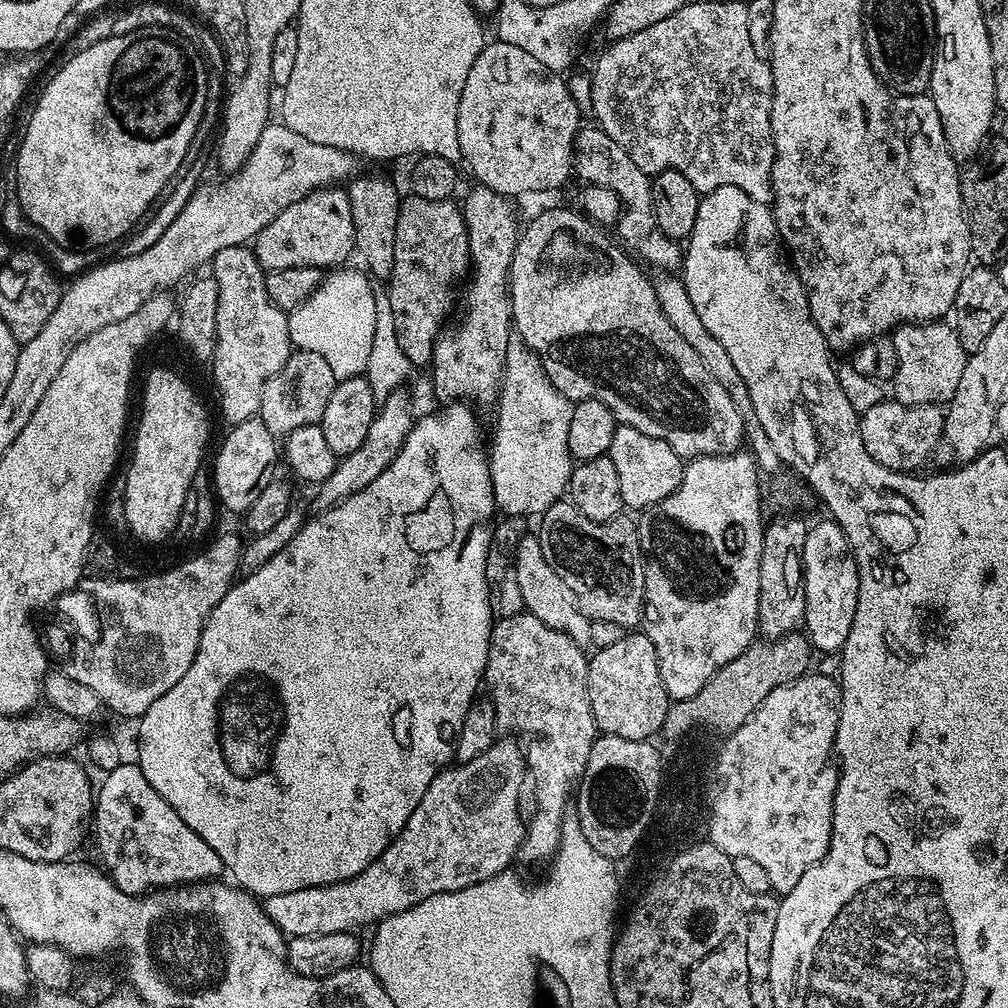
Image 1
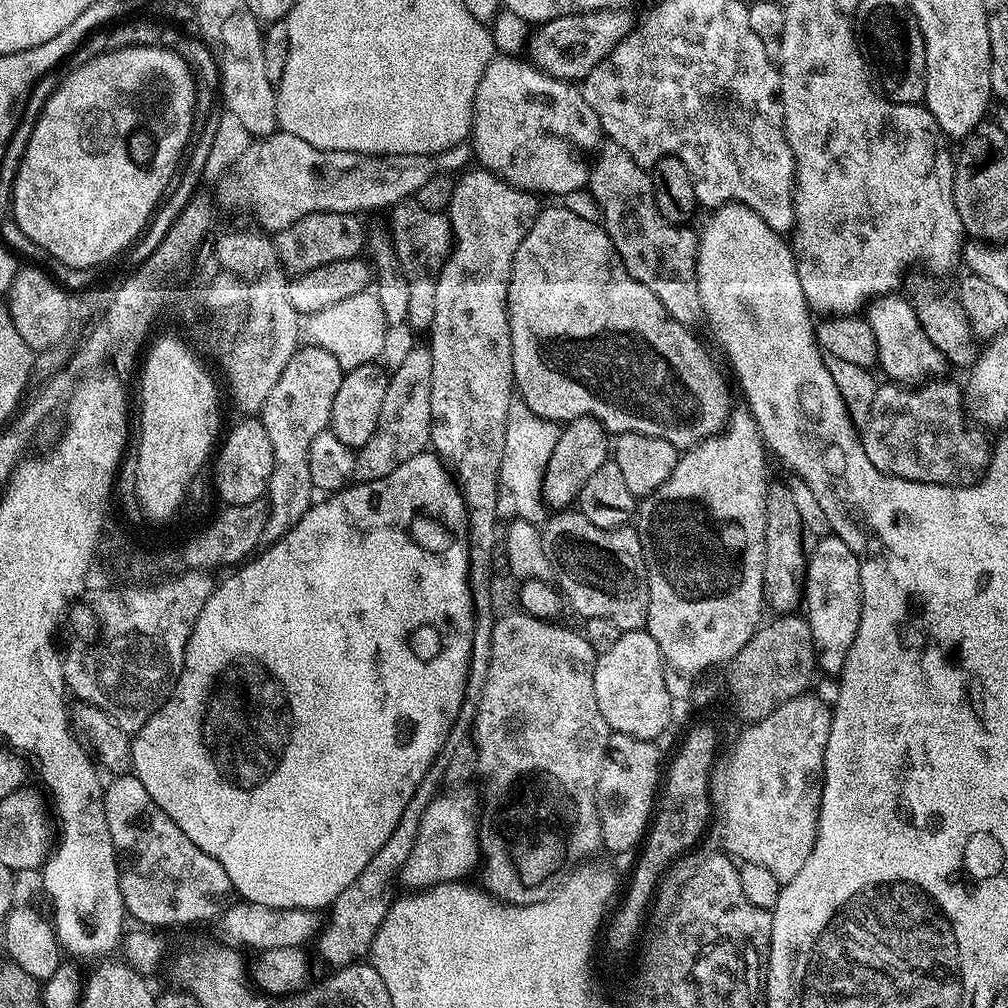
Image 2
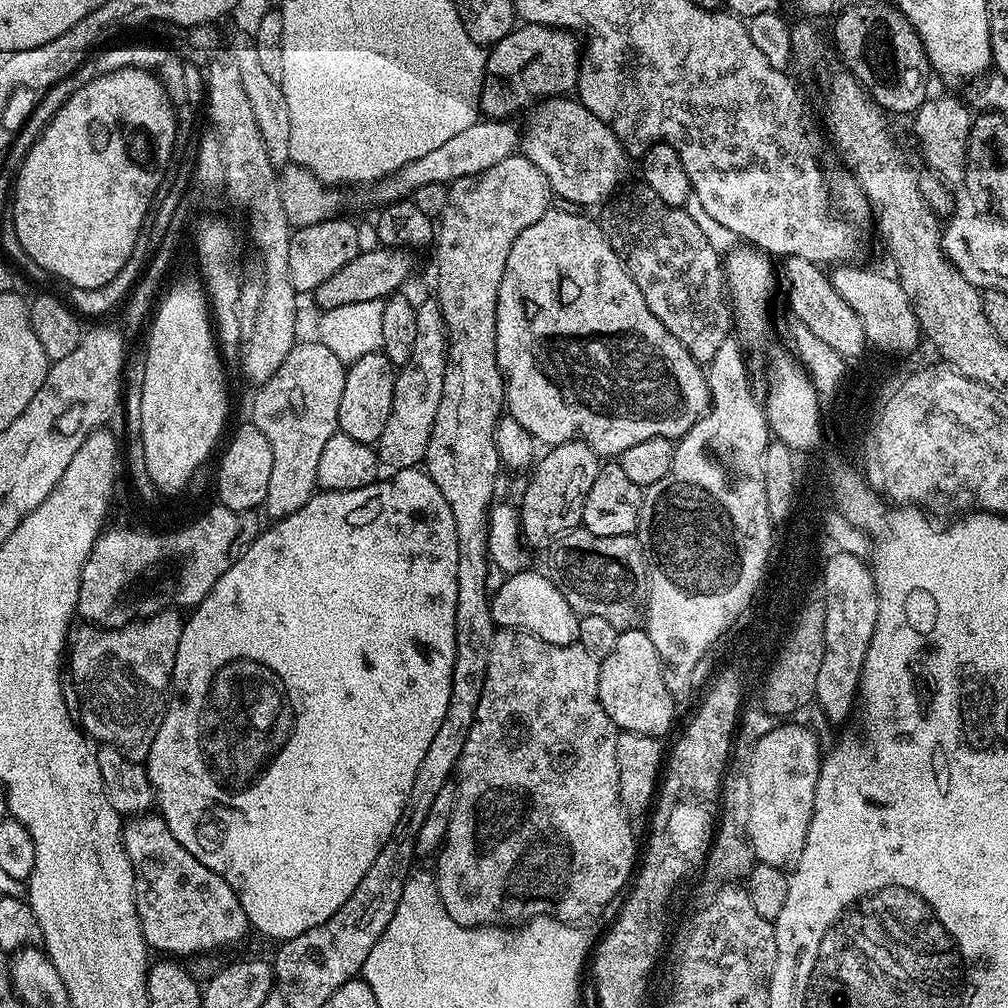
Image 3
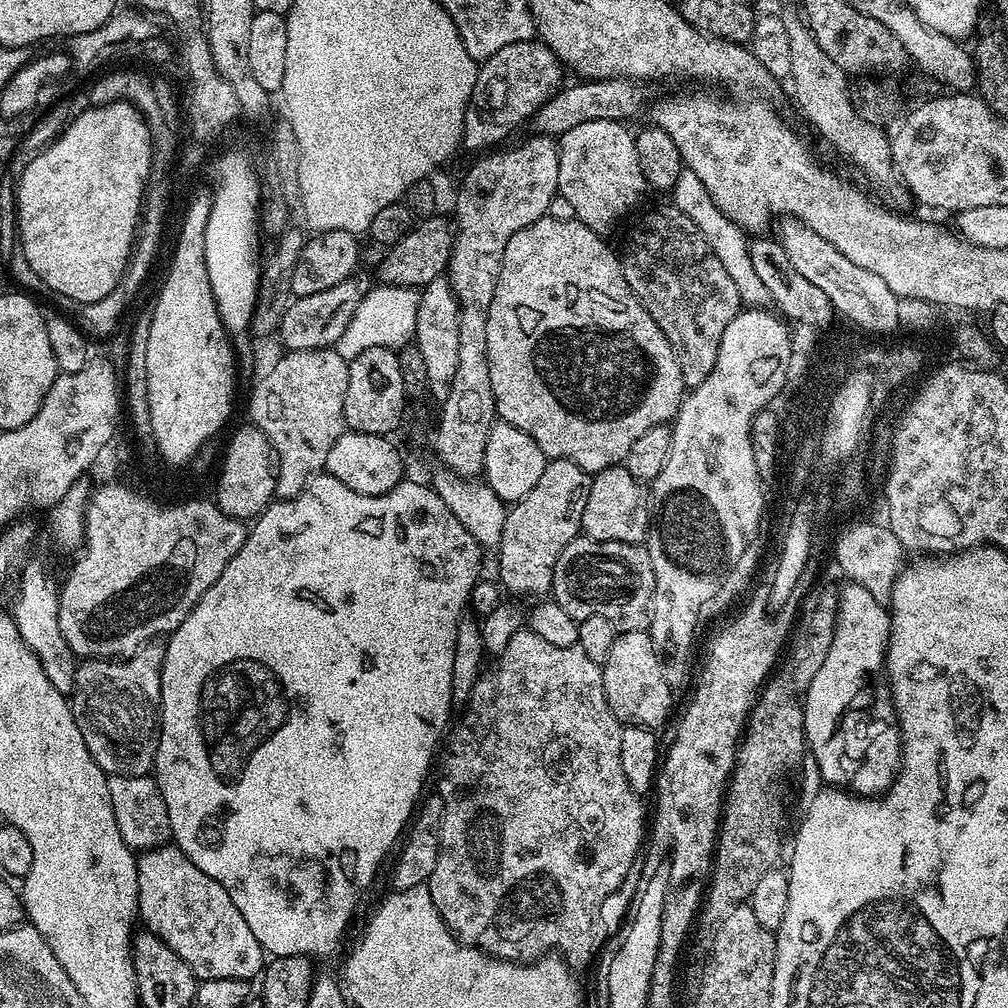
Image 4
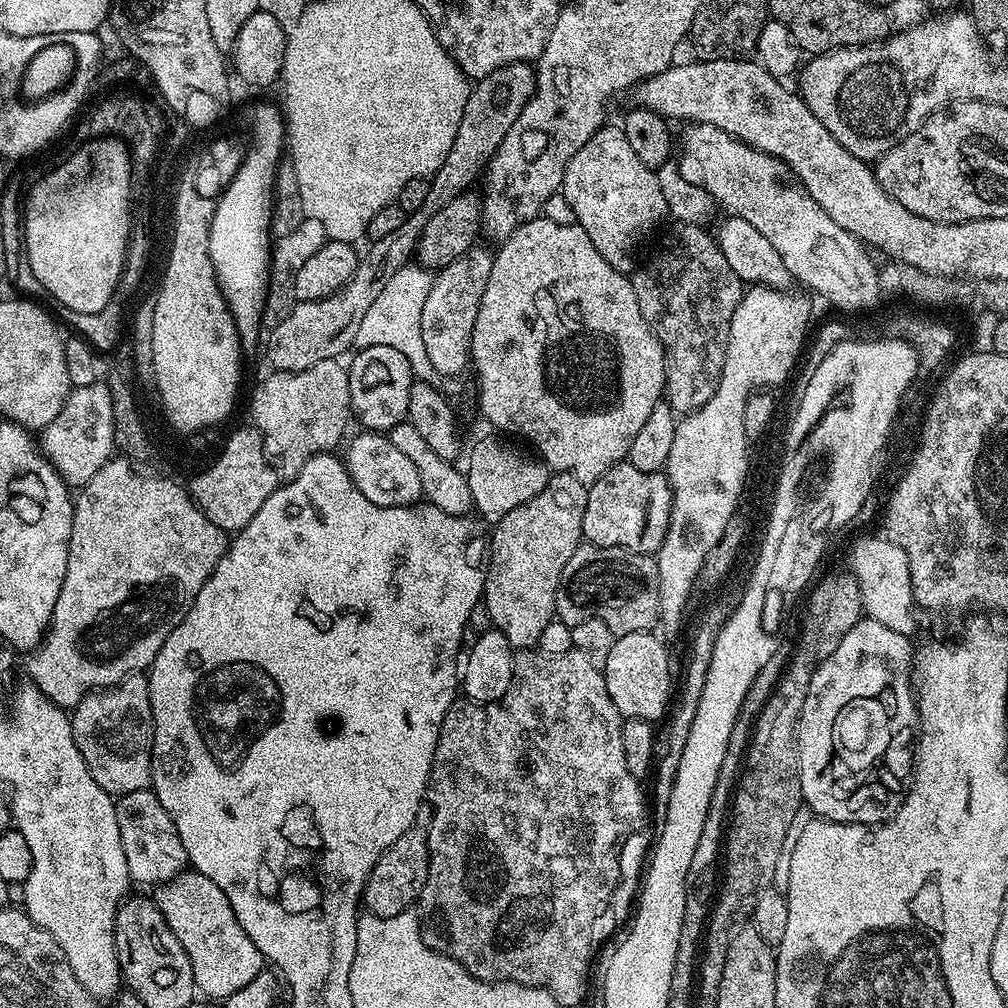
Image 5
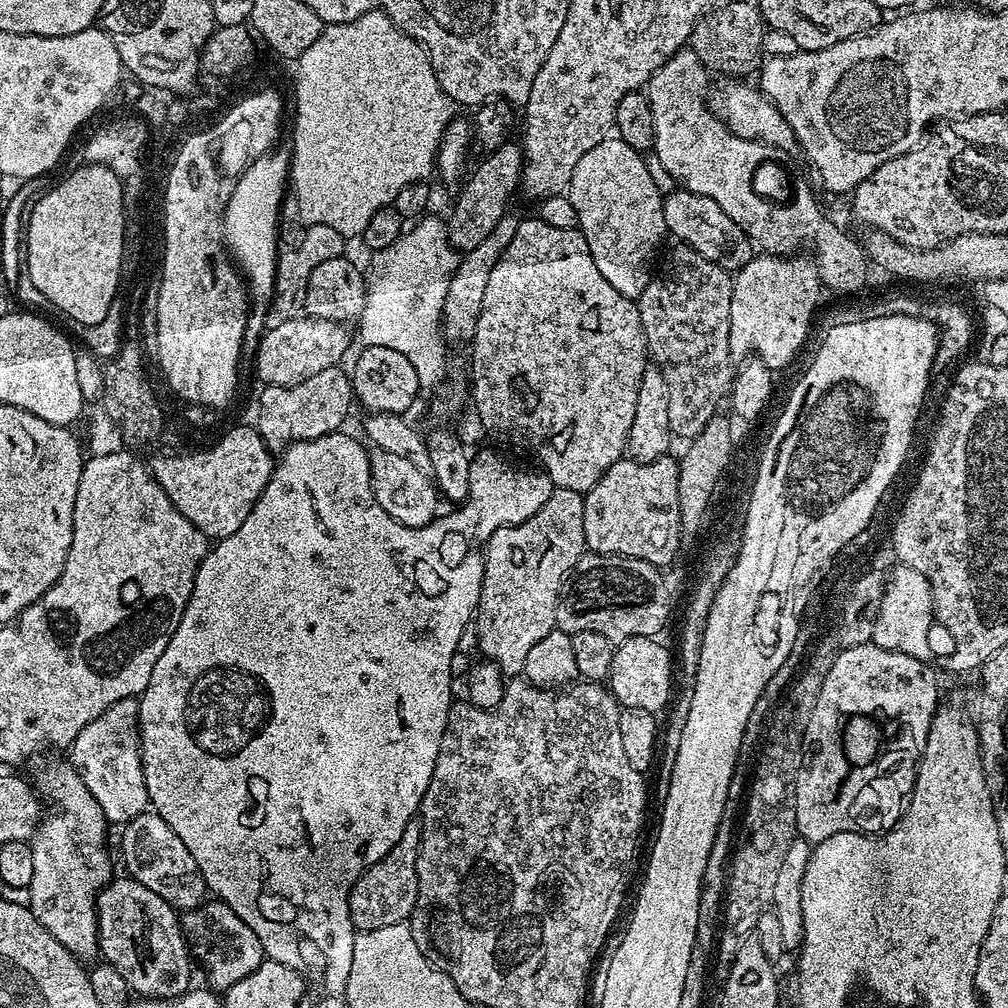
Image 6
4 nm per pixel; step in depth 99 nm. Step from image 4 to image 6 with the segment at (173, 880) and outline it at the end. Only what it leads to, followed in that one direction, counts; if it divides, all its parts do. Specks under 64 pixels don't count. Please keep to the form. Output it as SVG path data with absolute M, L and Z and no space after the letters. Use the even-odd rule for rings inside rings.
M209 899L199 908L185 911L182 916L182 927L184 939L188 941L195 963L199 967L201 964L205 974L208 975L207 987L217 993L224 993L227 988L234 986L234 982L246 978L246 974L254 974L254 970L258 970L258 966L266 959L262 950L262 942L258 942L258 934L254 934L254 930L250 930L250 926L246 926L246 922L242 922L242 918L234 914L234 910L230 910L230 906L226 906L218 899Z

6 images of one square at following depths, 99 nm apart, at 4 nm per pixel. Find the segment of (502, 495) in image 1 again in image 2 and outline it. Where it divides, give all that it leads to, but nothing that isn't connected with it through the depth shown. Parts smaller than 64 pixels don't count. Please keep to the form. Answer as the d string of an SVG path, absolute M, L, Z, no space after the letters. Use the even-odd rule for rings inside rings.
M514 398L506 418L506 439L499 466L497 505L501 519L517 519L541 523L546 506L541 494L546 463L554 452L561 427L555 422L534 415L523 400Z

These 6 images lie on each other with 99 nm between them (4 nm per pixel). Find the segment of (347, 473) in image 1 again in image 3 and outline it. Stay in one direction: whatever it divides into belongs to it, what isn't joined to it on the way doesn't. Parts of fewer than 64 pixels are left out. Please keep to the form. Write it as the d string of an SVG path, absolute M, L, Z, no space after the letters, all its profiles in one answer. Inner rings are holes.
M428 298L415 307L417 329L413 354L408 364L397 371L390 419L386 422L386 430L382 430L382 438L376 443L380 462L392 470L417 467L423 463L434 430L434 418L438 415L438 402L442 402L442 382L448 365L448 331L440 303Z

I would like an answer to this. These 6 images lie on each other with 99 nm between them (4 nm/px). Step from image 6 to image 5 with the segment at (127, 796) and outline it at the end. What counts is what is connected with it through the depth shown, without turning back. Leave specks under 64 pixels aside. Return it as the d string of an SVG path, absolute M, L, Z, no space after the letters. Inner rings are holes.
M147 675L127 676L121 684L88 693L71 709L70 719L74 742L102 790L119 798L151 785L154 718Z

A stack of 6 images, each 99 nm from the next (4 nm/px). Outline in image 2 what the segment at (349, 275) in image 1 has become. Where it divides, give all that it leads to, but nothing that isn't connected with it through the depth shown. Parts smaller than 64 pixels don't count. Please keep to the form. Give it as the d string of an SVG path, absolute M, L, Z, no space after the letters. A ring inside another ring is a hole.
M372 290L354 294L354 298L342 298L336 306L326 306L326 310L318 310L306 320L307 343L334 354L338 366L345 370L379 361L388 333L389 324L383 316L379 298Z

